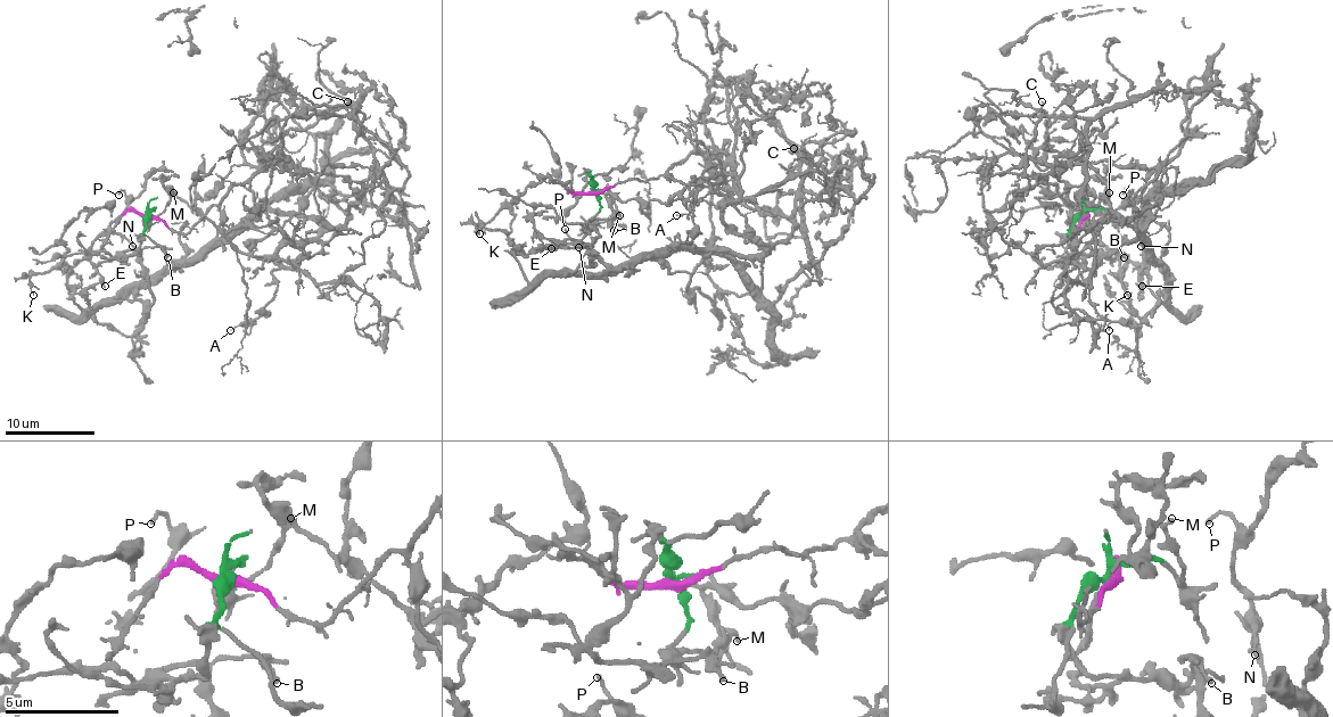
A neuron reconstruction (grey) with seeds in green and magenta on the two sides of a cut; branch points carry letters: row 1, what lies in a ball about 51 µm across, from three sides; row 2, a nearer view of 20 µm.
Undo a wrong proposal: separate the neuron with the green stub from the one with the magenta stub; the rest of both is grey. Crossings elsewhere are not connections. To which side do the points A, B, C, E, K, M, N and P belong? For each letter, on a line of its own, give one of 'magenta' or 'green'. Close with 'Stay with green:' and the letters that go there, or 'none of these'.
A: magenta
B: green
C: magenta
E: green
K: green
M: green
N: green
P: green
Stay with green: B, E, K, M, N, P

